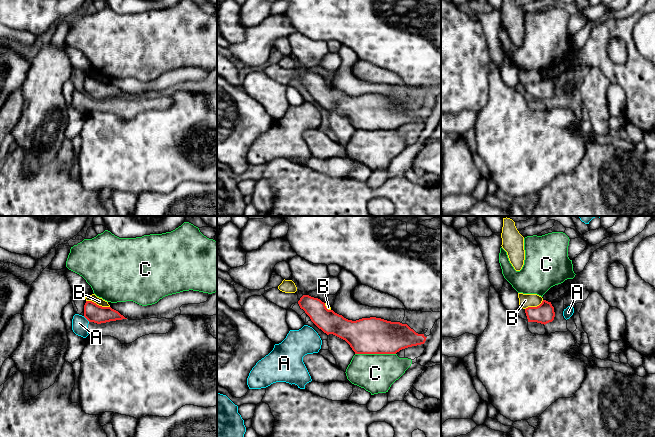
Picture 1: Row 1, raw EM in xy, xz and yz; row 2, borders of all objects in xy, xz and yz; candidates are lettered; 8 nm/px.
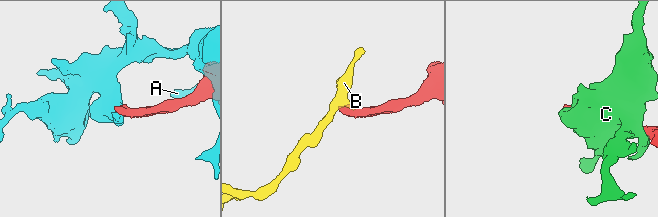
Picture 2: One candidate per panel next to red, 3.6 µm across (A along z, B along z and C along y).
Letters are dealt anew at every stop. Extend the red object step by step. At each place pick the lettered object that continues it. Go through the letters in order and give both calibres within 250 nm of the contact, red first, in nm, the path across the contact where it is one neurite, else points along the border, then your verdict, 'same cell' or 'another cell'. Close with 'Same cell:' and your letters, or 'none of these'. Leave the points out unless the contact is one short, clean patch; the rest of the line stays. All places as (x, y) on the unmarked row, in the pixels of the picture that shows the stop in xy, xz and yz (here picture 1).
A: 140 nm thick on the red side, 130 nm on the other; another cell
B: 140 nm thick on the red side, 60 nm on the other; border along xy (86, 76), (109, 83); another cell
C: 300 nm thick on the red side, 300 nm on the other; another cell
Same cell: none of these

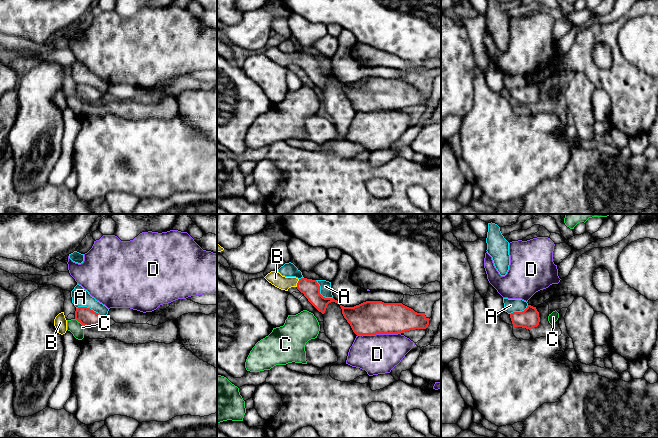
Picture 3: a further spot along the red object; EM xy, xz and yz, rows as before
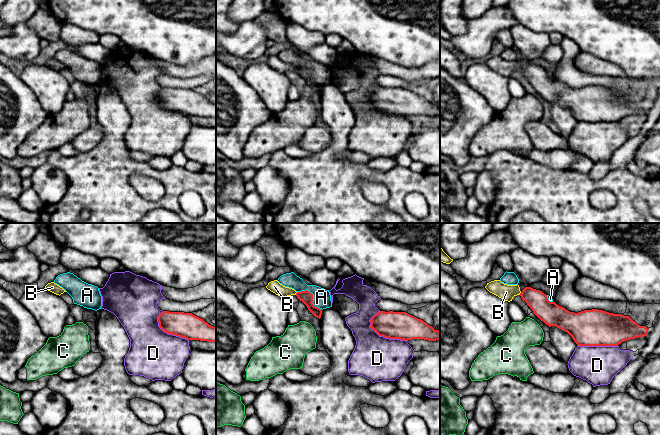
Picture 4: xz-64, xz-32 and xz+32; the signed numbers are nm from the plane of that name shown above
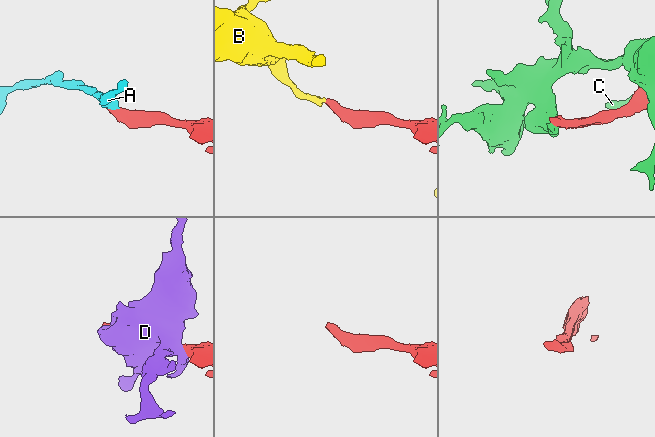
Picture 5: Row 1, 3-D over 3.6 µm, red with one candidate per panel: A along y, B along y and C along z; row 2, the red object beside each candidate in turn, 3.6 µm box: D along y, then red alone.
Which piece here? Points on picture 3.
A: 140 nm thick on the red side, 140 nm on the other; border along xy (76, 83), (89, 83), (103, 93); another cell
B: 150 nm thick on the red side, 110 nm on the other; runs through xz (310, 64), (297, 59), (280, 58), (275, 54); same cell
C: 140 nm thick on the red side, 110 nm on the other; another cell
D: 280 nm thick on the red side, 320 nm on the other; another cell
Same cell: B

